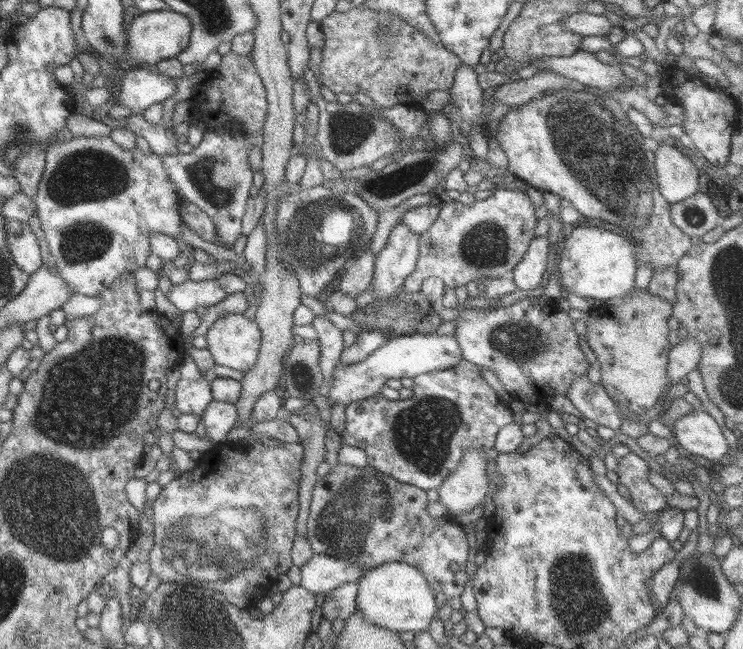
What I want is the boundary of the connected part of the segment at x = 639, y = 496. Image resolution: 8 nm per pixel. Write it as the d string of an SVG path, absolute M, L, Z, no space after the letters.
M632 453L617 459L615 466L618 482L629 492L629 502L639 512L647 514L659 512L668 506L666 496L647 480L648 470L647 464Z

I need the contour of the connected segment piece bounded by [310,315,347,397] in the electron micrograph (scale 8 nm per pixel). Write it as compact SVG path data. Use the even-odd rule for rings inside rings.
M319 315L313 318L310 323L317 333L318 342L318 364L324 382L320 390L319 396L325 397L330 386L330 375L333 367L338 365L341 352L344 350L347 336L342 334L337 328L334 328L325 318Z

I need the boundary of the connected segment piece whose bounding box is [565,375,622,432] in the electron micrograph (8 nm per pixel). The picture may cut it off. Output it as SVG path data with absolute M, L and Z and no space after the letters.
M585 375L579 376L569 384L565 395L583 418L617 432L622 418L600 385L592 384Z

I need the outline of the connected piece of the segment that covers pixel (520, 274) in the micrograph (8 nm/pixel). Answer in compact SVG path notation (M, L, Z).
M547 235L533 236L525 254L510 272L513 284L519 290L533 290L541 284L541 278L545 276L543 272L547 268L547 252L549 252Z

